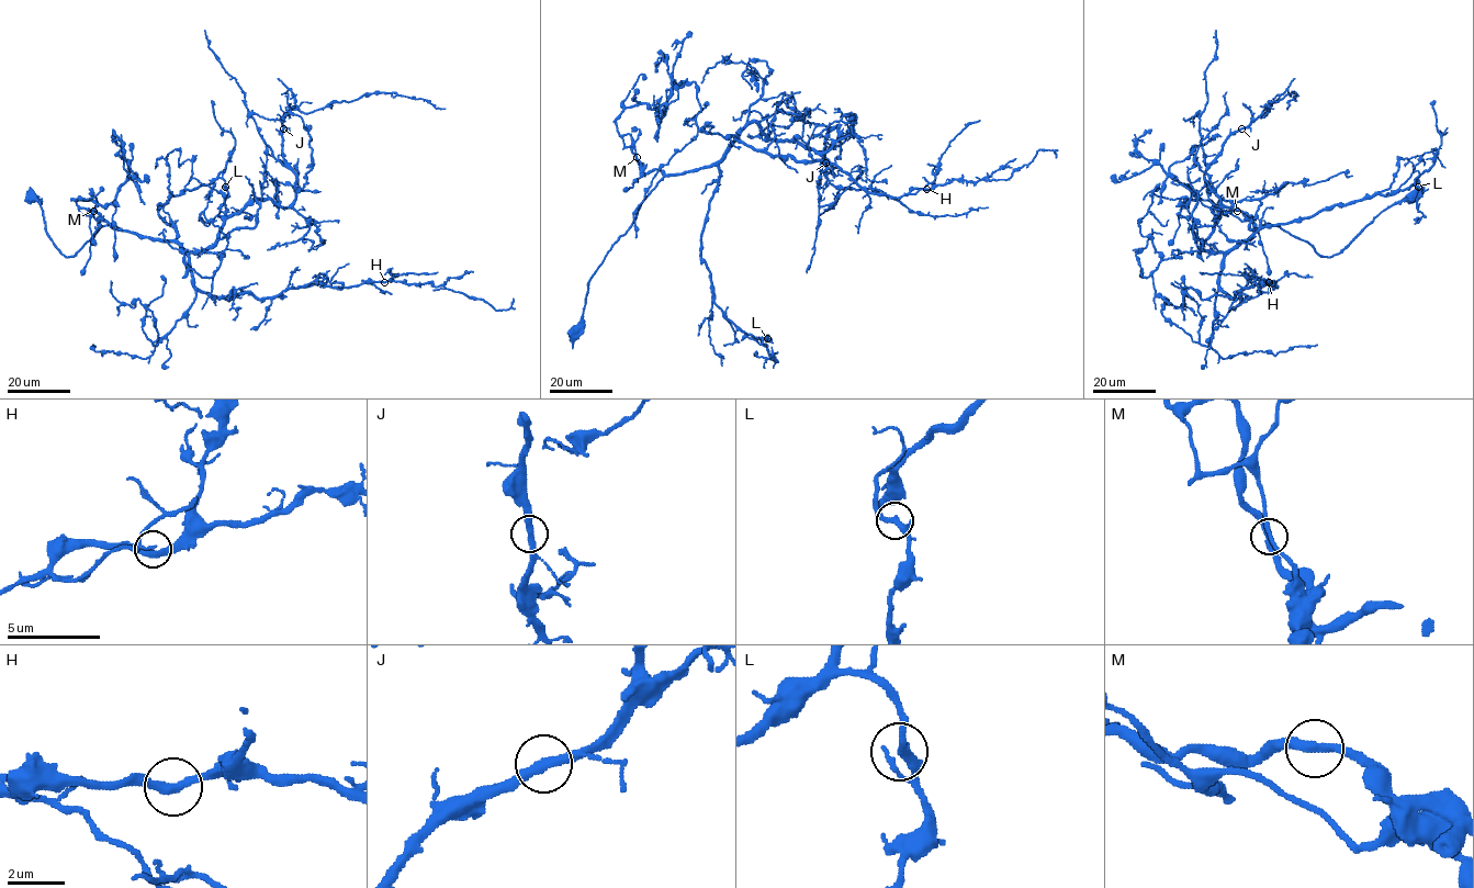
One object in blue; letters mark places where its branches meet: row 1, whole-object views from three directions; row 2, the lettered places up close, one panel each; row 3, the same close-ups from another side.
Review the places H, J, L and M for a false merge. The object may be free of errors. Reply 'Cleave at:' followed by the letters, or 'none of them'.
Cleave at: none of them

